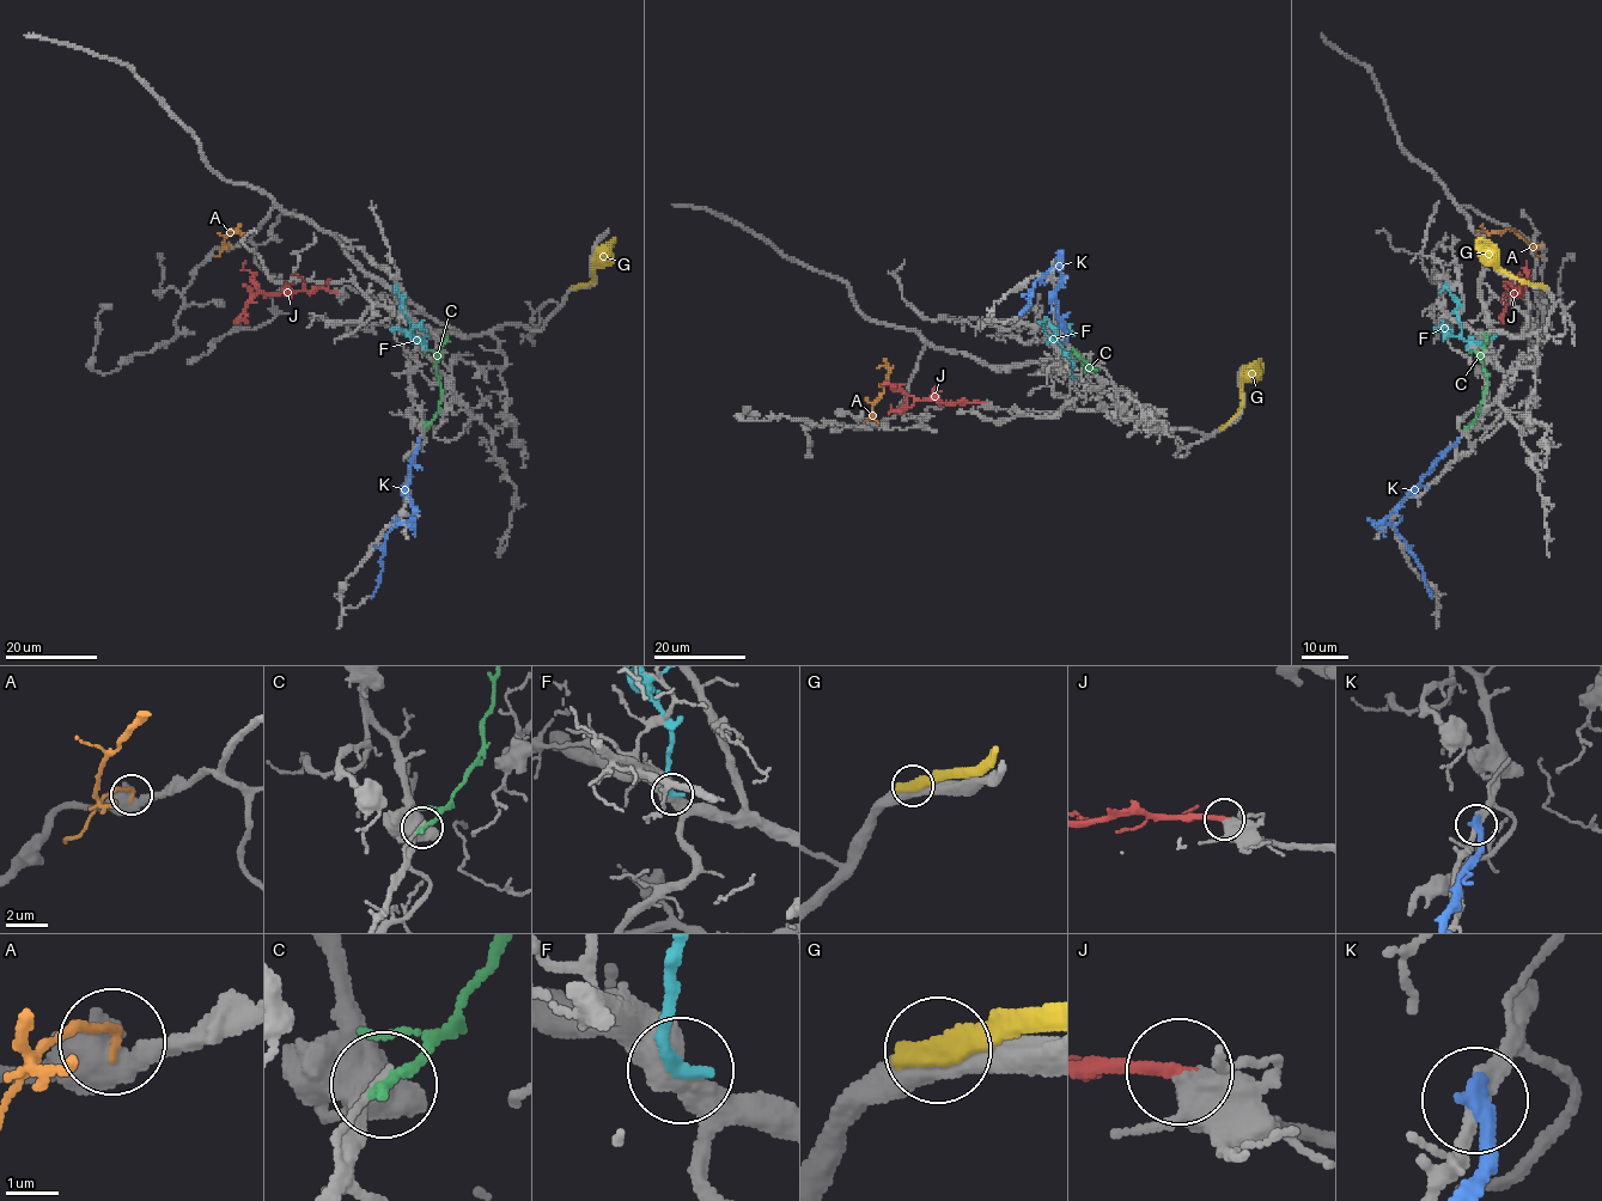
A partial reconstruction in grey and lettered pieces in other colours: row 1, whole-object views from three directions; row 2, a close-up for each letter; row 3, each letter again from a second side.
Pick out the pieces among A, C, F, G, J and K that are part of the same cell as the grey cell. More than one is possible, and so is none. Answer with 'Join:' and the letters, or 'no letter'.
Join: J

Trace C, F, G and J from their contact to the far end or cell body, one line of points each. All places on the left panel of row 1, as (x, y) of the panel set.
C: (425, 427), (440, 398), (436, 354), (440, 354), (445, 339), (442, 334)
F: (425, 336), (425, 341), (412, 337), (410, 323), (396, 286), (394, 292)
G: (576, 286), (586, 285), (594, 279), (602, 251), (615, 238)
J: (335, 291), (321, 287), (259, 292), (244, 309), (245, 316), (233, 321)

